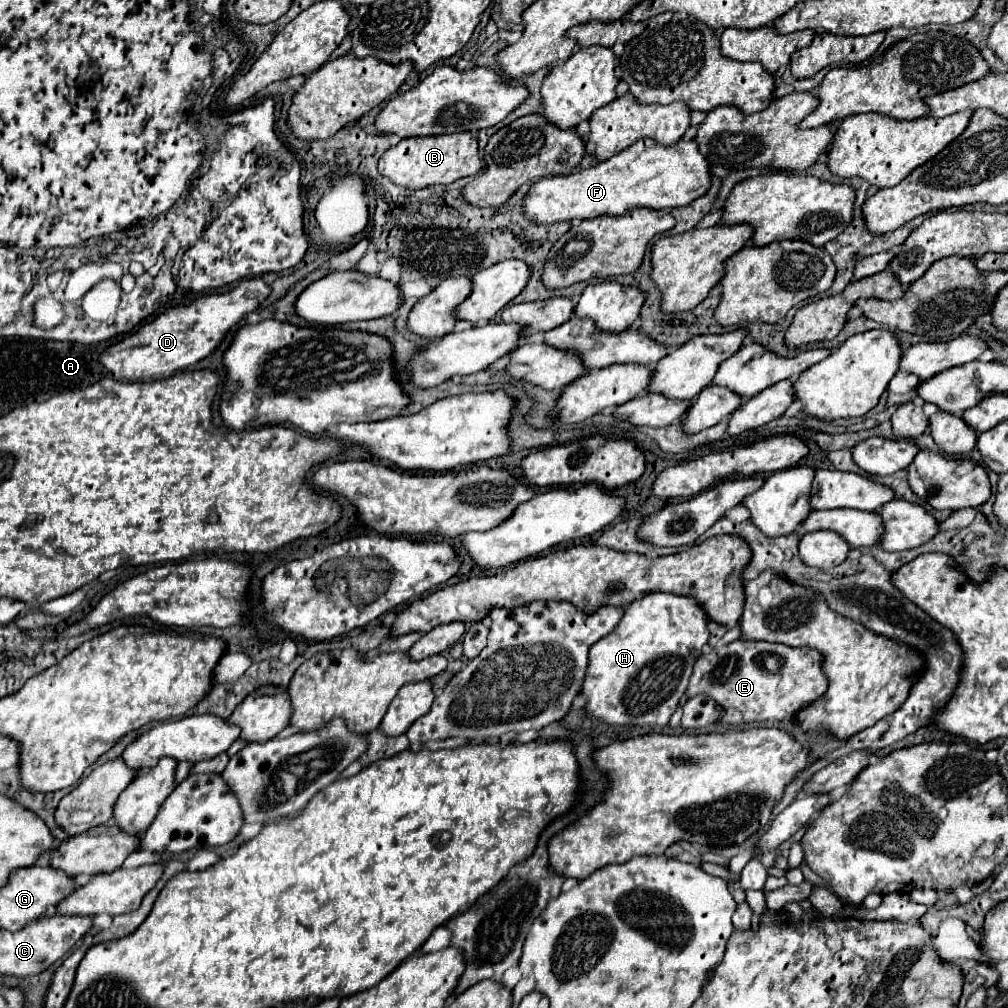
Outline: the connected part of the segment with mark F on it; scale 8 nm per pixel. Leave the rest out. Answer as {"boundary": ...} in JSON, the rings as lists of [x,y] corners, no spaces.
{"boundary":[[[639,139],[635,145],[589,169],[535,181],[521,205],[523,215],[535,225],[585,221],[605,215],[617,217],[637,207],[667,211],[703,195],[709,189],[709,177],[709,163],[699,153],[695,141],[679,141],[673,147],[663,147],[651,139]]]}

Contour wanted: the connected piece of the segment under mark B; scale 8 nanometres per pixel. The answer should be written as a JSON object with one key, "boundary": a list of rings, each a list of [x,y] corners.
{"boundary":[[[453,133],[437,137],[409,137],[389,147],[379,159],[379,173],[399,187],[423,189],[429,185],[449,185],[461,177],[477,175],[481,171],[477,137],[473,133]]]}

